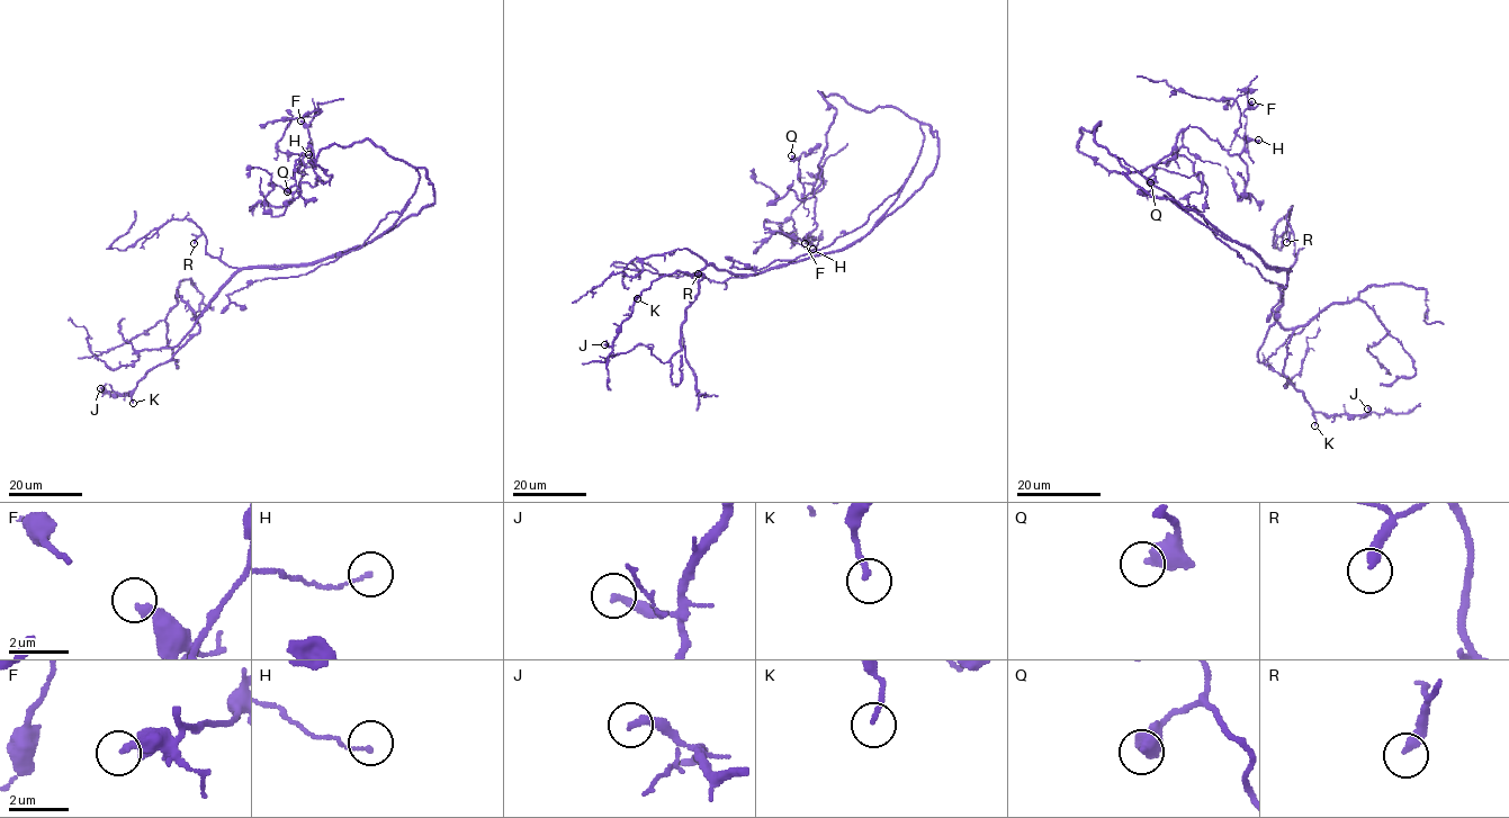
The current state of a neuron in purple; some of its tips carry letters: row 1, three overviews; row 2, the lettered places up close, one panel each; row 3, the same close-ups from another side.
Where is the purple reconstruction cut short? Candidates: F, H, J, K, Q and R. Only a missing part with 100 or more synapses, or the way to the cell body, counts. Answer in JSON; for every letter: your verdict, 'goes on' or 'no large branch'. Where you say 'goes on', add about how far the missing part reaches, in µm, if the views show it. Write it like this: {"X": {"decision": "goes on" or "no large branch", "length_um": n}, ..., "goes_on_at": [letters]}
{"F": {"decision": "no large branch"}, "H": {"decision": "no large branch"}, "J": {"decision": "no large branch"}, "K": {"decision": "no large branch"}, "Q": {"decision": "no large branch"}, "R": {"decision": "no large branch"}, "goes_on_at": []}

